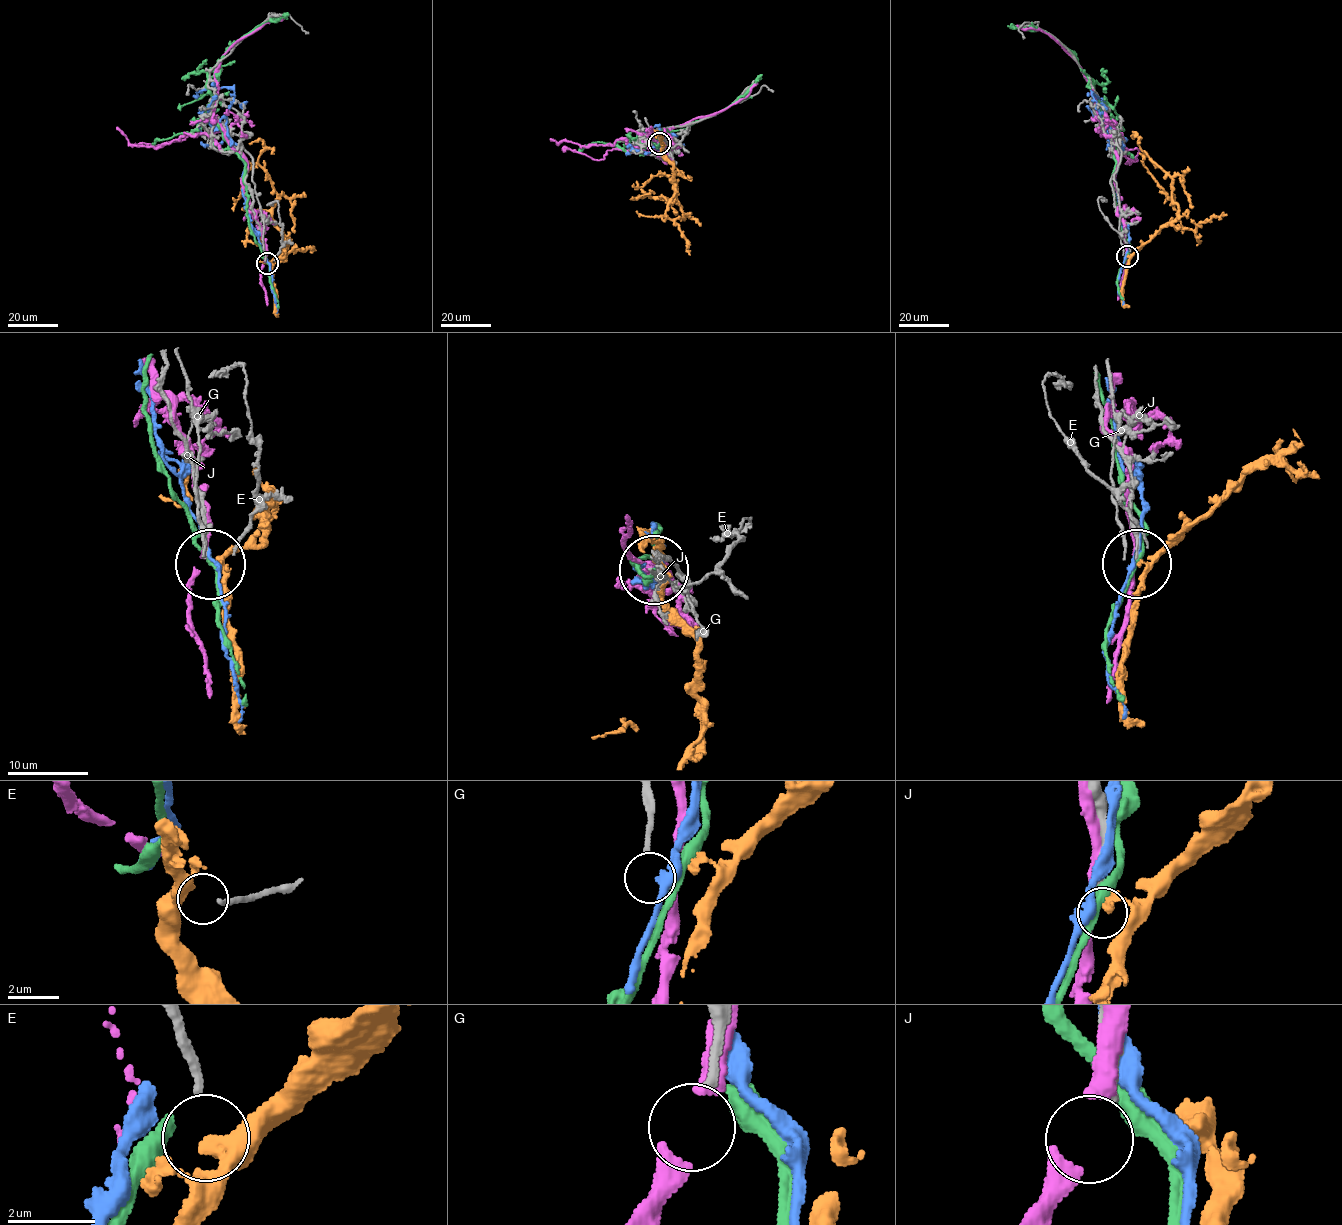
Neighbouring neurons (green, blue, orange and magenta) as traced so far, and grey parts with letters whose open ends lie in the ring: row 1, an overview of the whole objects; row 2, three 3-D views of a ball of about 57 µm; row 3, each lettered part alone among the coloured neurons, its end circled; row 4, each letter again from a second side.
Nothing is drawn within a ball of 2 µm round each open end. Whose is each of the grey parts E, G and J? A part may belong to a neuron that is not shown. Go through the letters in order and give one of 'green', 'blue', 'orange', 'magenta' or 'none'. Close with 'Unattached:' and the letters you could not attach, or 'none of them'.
E: orange
G: none
J: none
Unattached: G, J

